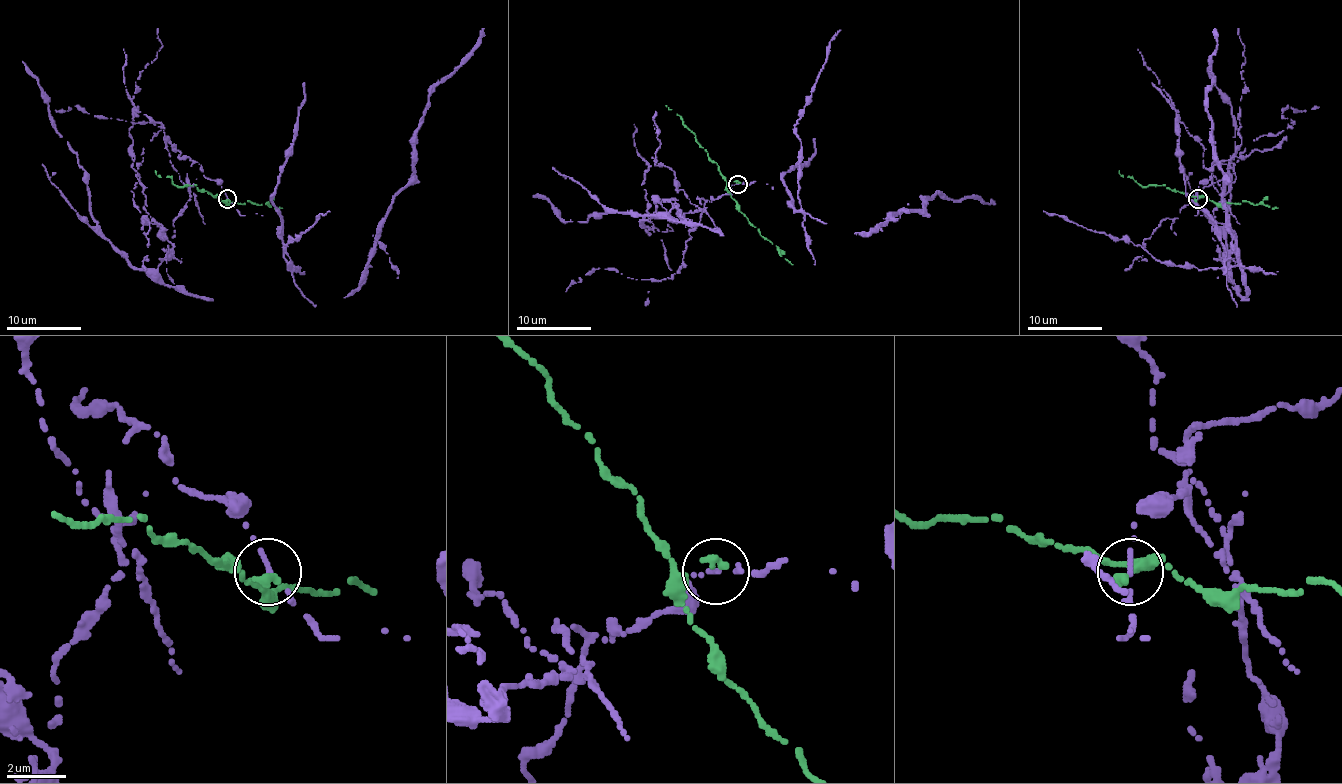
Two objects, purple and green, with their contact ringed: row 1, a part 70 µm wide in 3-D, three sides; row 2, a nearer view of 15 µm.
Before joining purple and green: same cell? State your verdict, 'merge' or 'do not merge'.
do not merge

